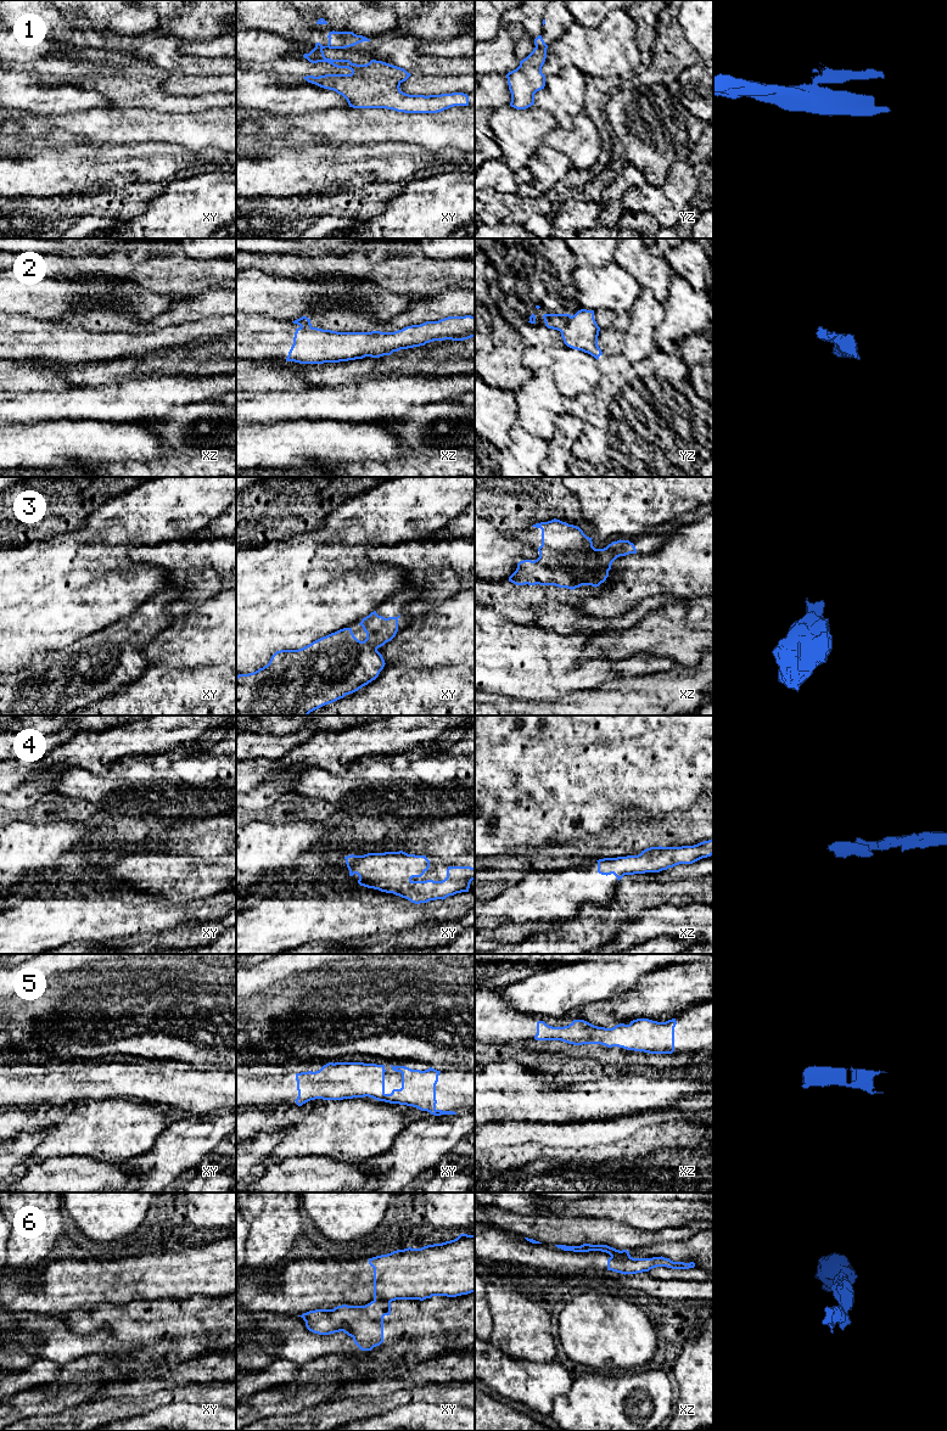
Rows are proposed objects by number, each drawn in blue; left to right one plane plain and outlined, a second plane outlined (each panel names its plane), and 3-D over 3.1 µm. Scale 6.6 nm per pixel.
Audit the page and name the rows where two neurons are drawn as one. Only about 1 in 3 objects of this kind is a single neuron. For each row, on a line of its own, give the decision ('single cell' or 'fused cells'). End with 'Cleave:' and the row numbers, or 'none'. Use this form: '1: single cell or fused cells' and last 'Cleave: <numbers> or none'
1: fused cells
2: fused cells
3: single cell
4: single cell
5: single cell
6: fused cells
Cleave: 1, 2, 6

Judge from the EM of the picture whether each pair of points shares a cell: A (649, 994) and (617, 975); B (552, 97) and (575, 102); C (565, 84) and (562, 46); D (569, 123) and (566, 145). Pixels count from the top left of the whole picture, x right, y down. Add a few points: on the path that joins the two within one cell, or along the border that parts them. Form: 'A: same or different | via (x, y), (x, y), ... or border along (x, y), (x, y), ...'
A: different | border along (659, 970), (645, 975), (631, 988), (609, 998)
B: same | via (558, 97), (562, 97), (569, 102)
C: different | border along (584, 74), (573, 66), (565, 66), (545, 77)
D: different | border along (582, 112), (570, 129), (559, 127)

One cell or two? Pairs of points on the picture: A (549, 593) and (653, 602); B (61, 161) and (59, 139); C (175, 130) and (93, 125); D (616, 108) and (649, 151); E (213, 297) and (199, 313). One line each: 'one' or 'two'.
A: two
B: two
C: one
D: one
E: one

